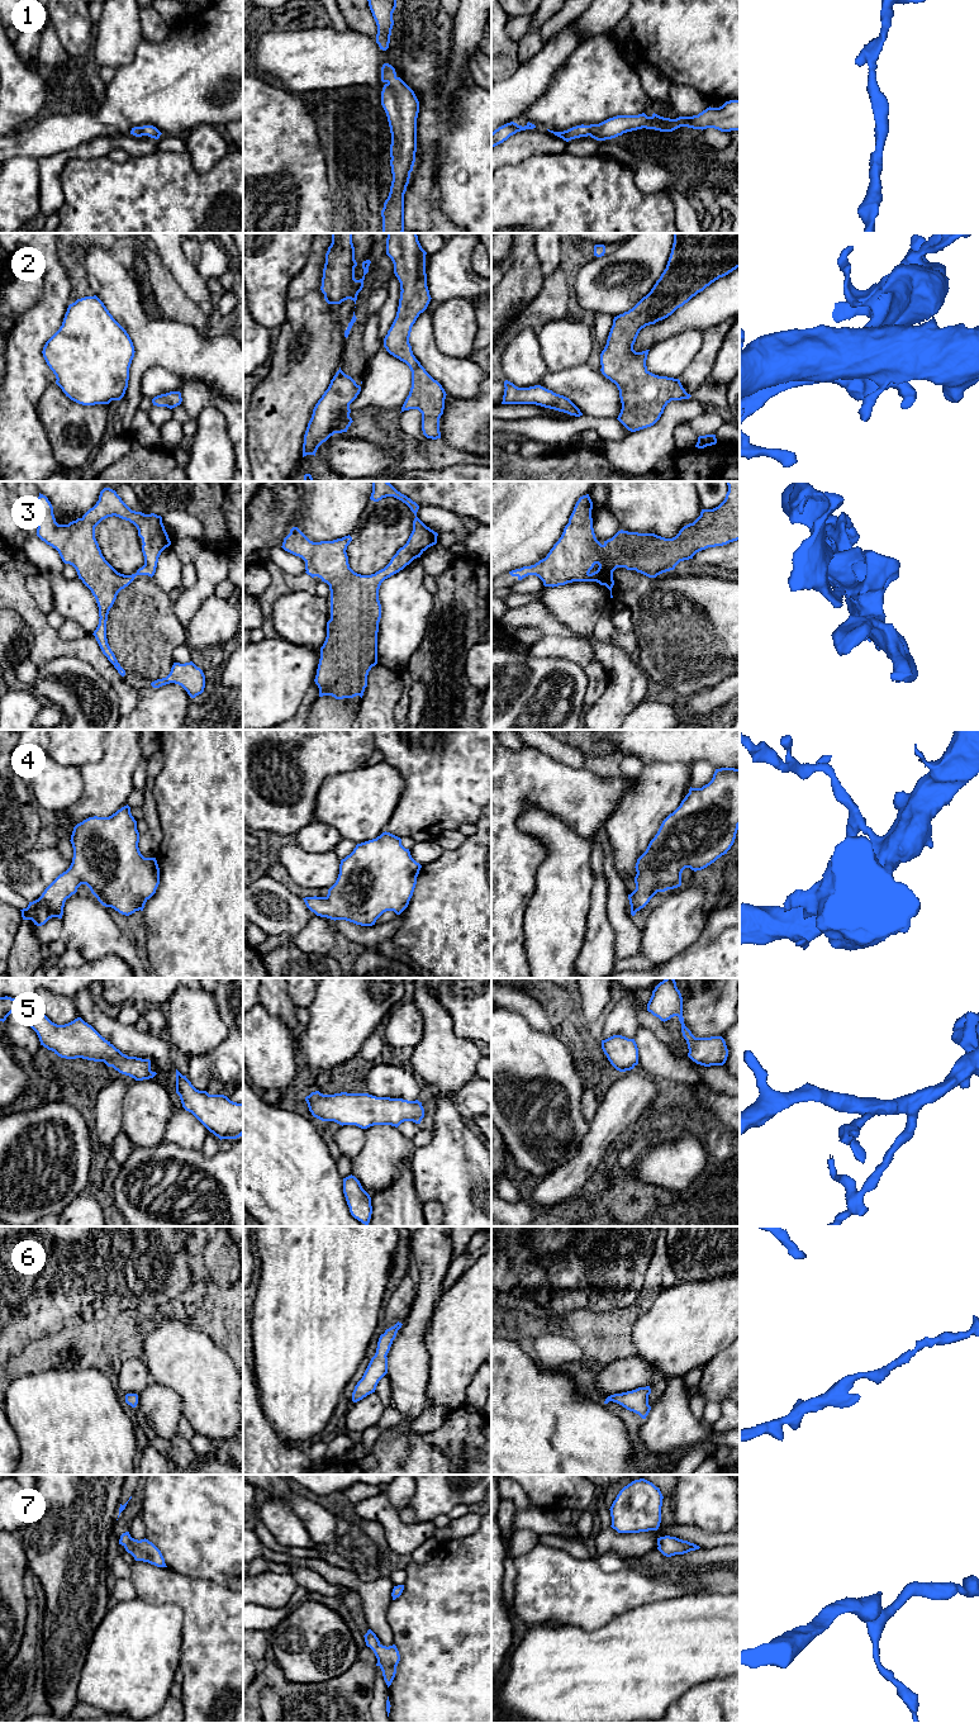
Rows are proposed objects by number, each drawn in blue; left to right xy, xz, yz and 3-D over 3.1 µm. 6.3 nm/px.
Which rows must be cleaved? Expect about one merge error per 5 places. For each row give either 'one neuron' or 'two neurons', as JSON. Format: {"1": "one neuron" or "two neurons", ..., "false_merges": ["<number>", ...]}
{"1": "one neuron", "2": "one neuron", "3": "one neuron", "4": "one neuron", "5": "one neuron", "6": "one neuron", "7": "one neuron", "false_merges": []}

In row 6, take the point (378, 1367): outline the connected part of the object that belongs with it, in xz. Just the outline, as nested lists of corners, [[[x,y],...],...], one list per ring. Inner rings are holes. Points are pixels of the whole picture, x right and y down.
[[[398,1321],[394,1326],[386,1329],[385,1333],[380,1335],[376,1353],[371,1358],[362,1378],[357,1382],[352,1392],[353,1402],[357,1402],[375,1392],[379,1381],[388,1373],[386,1356],[401,1325],[403,1324]]]

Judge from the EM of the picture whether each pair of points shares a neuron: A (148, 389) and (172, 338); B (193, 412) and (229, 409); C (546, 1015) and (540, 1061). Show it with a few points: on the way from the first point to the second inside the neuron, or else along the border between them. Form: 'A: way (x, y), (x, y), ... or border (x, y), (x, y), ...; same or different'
A: border (181, 378), (150, 366), (139, 389); different
B: way (202, 403), (221, 403); same
C: border (519, 1014), (535, 1029), (557, 1034); different

